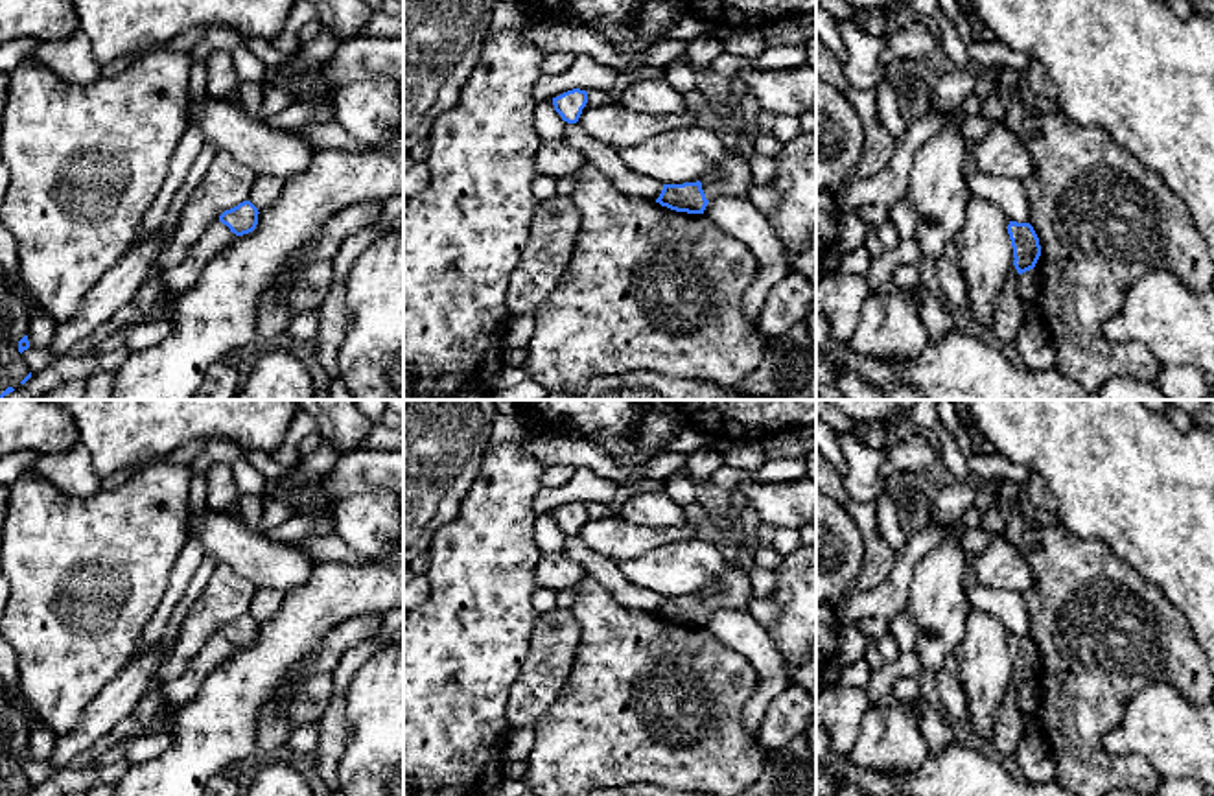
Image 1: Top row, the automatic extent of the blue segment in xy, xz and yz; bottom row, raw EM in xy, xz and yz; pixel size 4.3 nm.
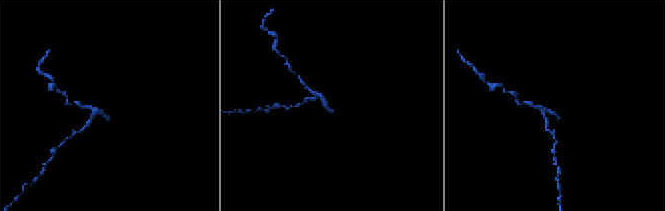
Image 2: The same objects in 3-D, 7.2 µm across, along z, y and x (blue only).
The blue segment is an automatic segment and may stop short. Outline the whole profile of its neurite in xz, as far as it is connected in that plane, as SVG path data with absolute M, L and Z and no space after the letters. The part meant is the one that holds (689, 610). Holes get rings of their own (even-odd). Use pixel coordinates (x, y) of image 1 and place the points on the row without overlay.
M735 566L696 595L663 597L656 615L676 625L704 626L715 610L746 610L752 599L750 577Z

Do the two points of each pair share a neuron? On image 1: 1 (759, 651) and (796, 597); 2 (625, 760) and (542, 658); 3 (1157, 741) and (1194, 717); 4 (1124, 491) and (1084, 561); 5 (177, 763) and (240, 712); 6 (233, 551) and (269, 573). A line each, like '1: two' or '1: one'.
1: two
2: two
3: one
4: two
5: one
6: one

